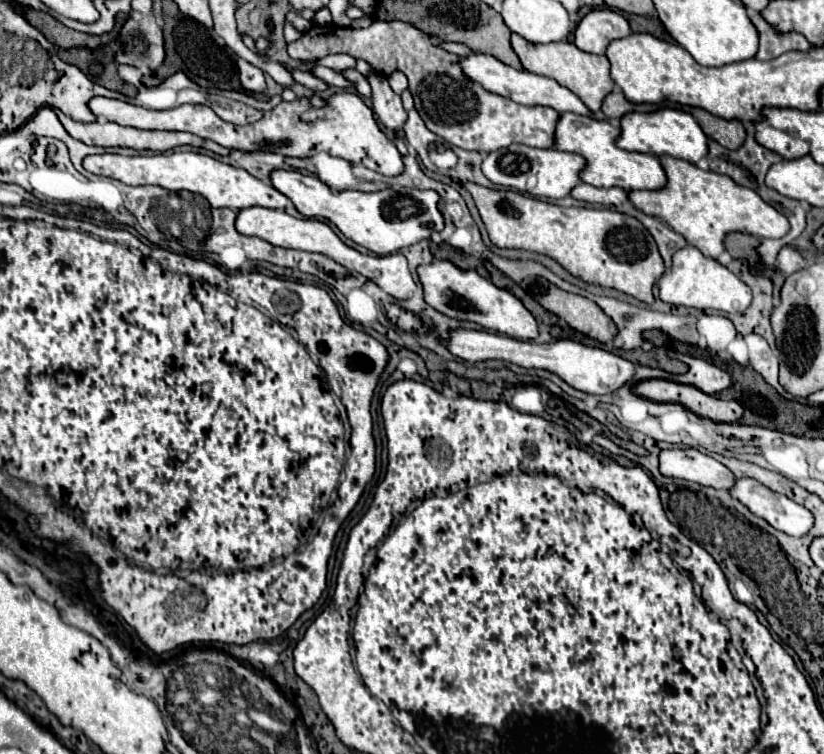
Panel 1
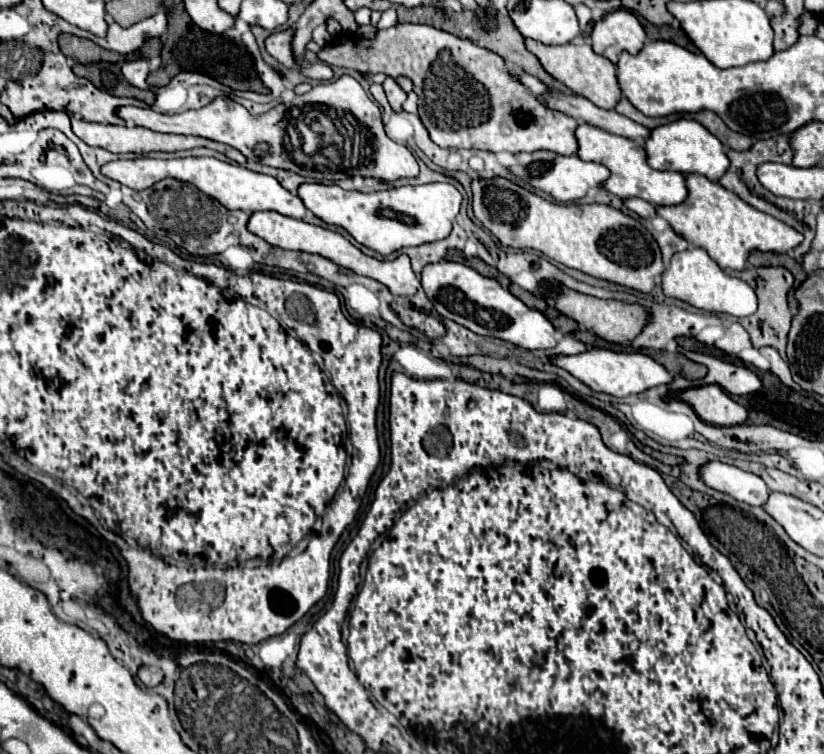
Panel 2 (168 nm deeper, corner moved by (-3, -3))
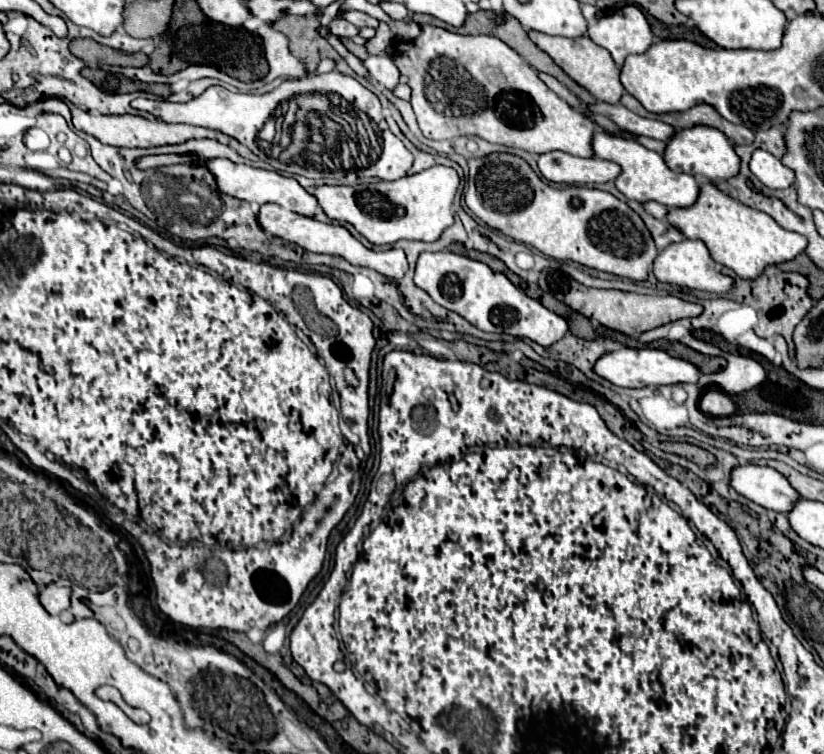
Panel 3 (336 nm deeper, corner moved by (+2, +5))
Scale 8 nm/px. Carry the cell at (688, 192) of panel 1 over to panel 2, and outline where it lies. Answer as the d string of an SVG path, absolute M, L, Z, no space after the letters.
M686 174L686 186L688 198L680 202L680 206L656 206L656 214L666 218L676 234L694 246L704 248L708 256L724 270L744 270L746 258L752 250L788 252L804 240L798 230L766 212L756 210L718 182L712 182L700 174Z

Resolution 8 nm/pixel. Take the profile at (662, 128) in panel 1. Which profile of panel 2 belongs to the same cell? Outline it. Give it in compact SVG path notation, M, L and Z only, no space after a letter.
M678 118L664 126L652 128L650 136L644 142L646 160L656 170L674 170L682 174L702 174L710 180L718 180L728 170L728 156L724 154L722 142L712 136L700 122Z

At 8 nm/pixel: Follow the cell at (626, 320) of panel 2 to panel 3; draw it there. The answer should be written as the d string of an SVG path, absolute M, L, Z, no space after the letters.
M569 280L567 292L561 294L561 300L575 312L629 336L643 334L647 330L653 330L657 326L663 326L681 318L695 318L703 314L703 306L699 302L687 302L677 296L641 296L641 294L631 294L621 290L597 290L597 288L587 288L575 280Z

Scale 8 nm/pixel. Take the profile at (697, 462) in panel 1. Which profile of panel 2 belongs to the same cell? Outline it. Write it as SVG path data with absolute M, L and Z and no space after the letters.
M710 460L702 464L698 468L698 474L706 486L752 506L762 506L770 492L760 476L744 472L736 466L718 460Z

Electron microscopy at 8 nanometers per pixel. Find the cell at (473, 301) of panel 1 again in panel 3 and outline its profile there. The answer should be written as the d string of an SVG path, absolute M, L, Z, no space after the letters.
M449 250L421 252L415 266L415 284L425 290L437 304L457 312L483 332L503 332L517 338L529 338L549 348L569 330L567 318L529 298L523 290L513 286L505 274L493 272L487 264L453 254Z

